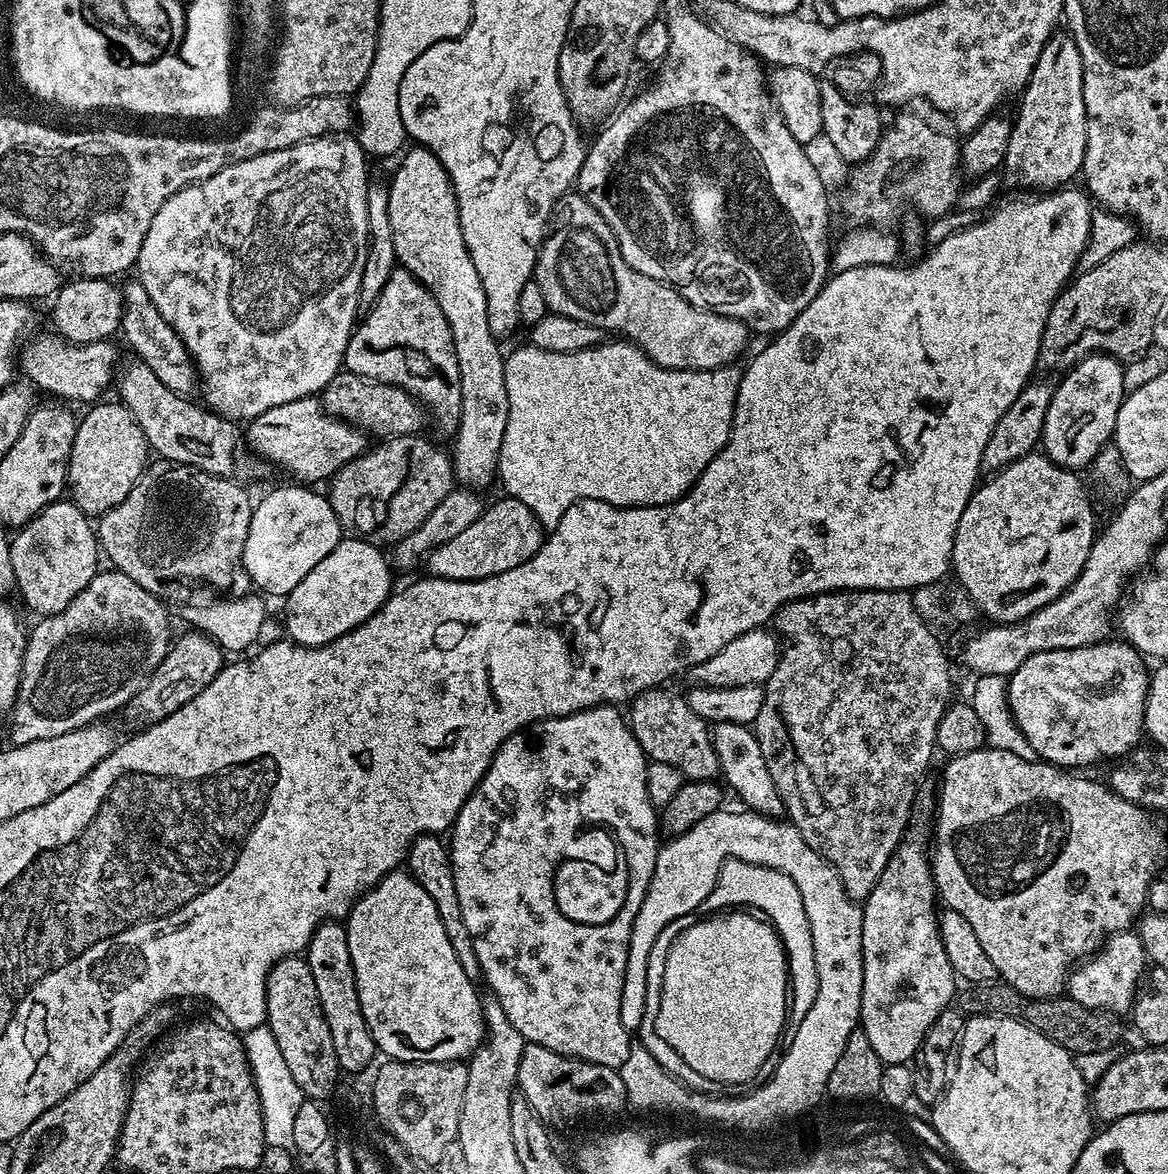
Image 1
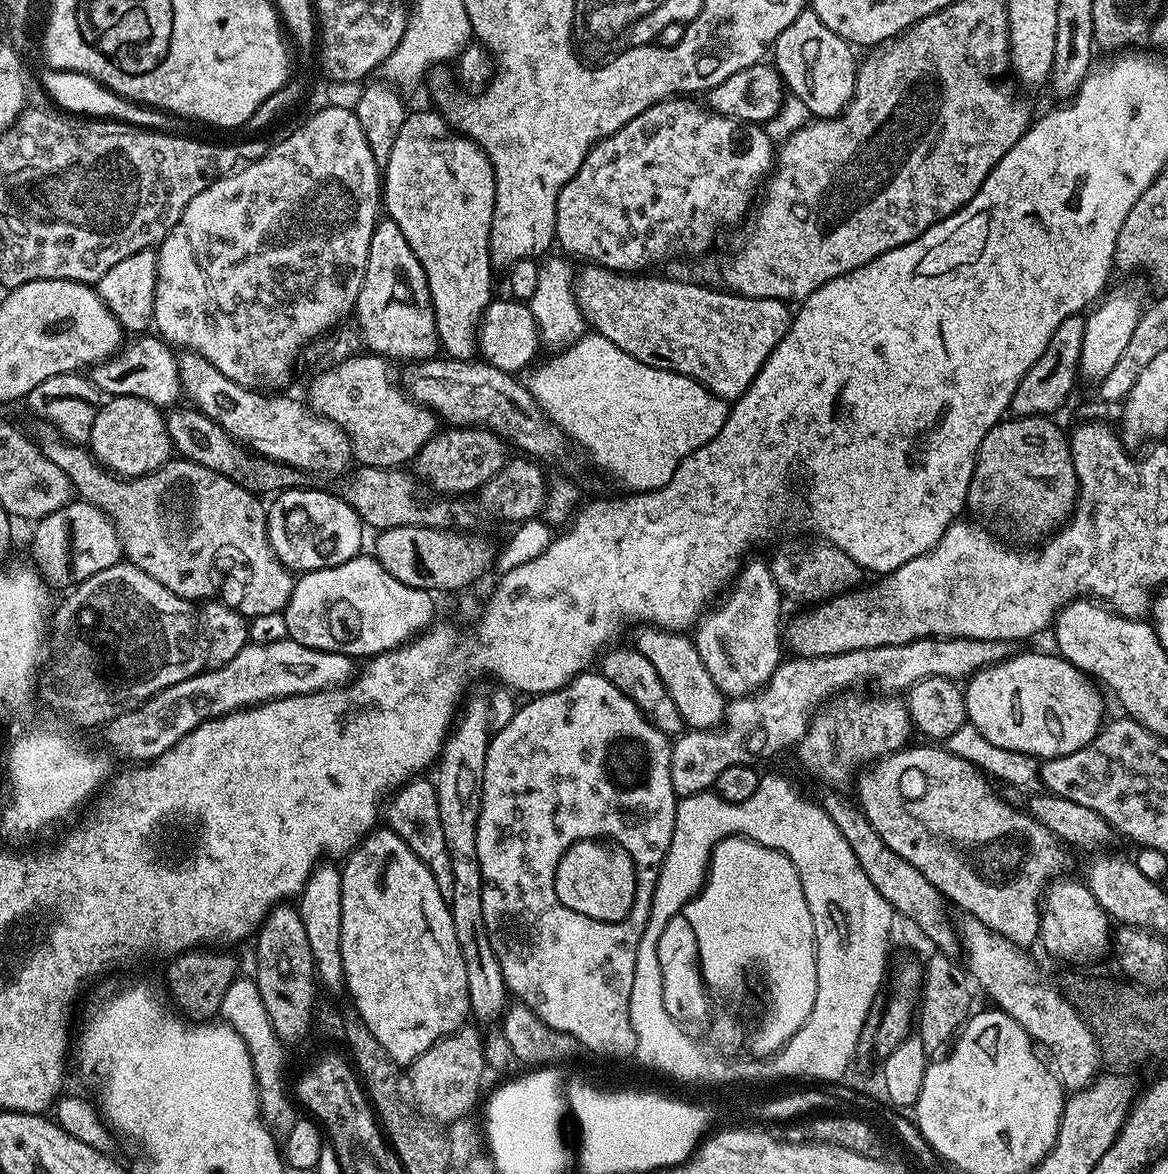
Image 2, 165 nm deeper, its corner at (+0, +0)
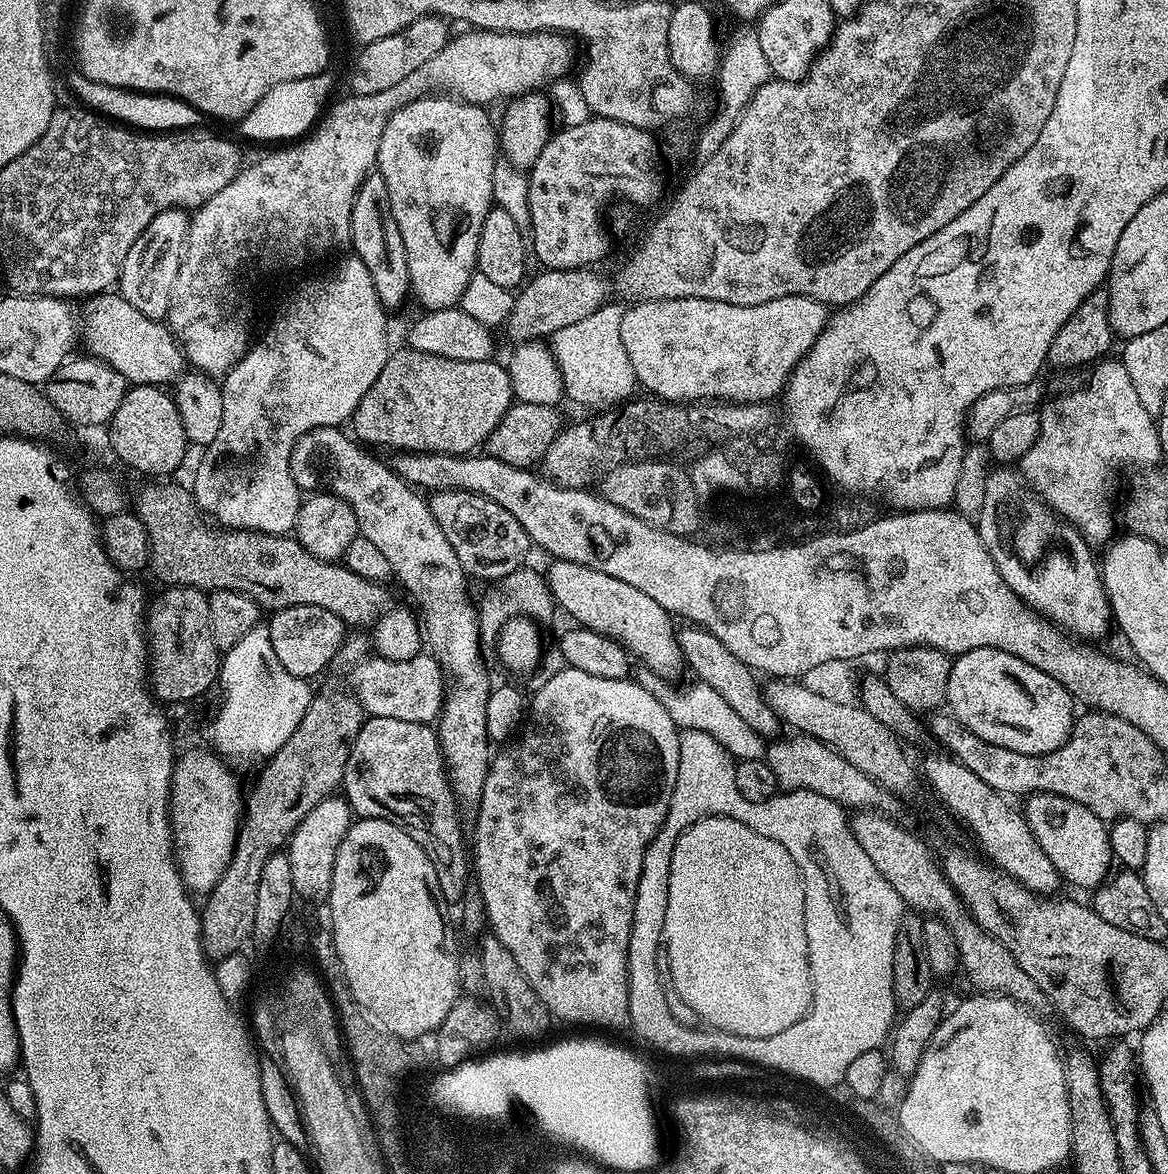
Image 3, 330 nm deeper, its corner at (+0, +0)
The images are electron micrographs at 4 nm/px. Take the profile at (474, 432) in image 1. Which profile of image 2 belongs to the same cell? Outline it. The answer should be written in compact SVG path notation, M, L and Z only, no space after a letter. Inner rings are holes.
M439 111L416 112L405 115L402 122L402 130L398 130L398 138L394 138L394 146L390 150L390 158L382 165L382 208L387 219L398 222L398 230L406 234L406 242L410 242L410 250L418 258L422 270L426 274L428 293L432 296L432 310L436 333L440 339L439 347L444 348L449 357L453 360L470 360L477 355L478 345L476 343L476 329L480 322L480 316L486 310L486 306L494 299L492 292L492 253L488 250L488 235L492 229L492 215L494 214L494 198L496 197L496 179L492 170L492 164L488 160L483 148L479 148L468 136L461 136Z

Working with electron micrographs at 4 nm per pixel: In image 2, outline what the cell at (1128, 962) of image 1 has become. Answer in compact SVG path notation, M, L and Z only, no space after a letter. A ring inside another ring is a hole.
M1056 878L1044 890L1040 905L1039 943L1052 956L1072 960L1075 956L1100 956L1110 948L1110 918L1098 906L1087 883Z

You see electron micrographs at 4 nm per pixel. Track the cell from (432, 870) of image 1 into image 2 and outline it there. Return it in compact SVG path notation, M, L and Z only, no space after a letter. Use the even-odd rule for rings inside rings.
M413 778L387 797L382 816L387 827L392 829L416 857L434 874L434 882L438 882L438 890L445 898L454 890L454 877L450 870L450 854L446 854L446 838L442 834L442 818L438 818L438 798L436 786L431 779Z

